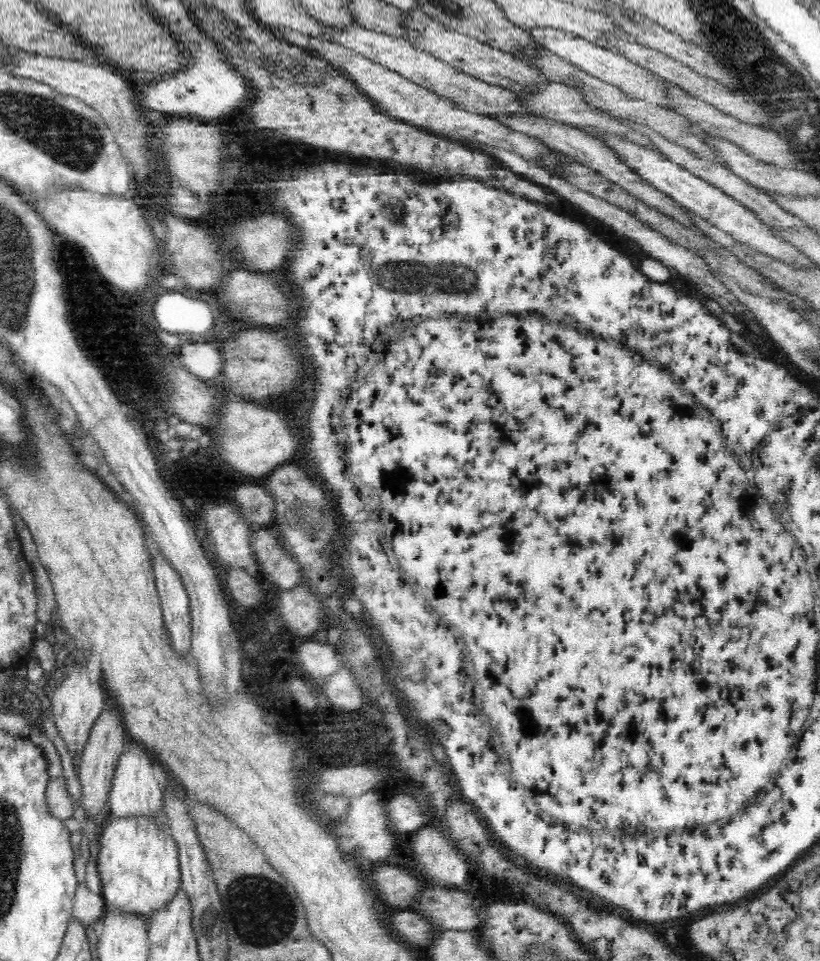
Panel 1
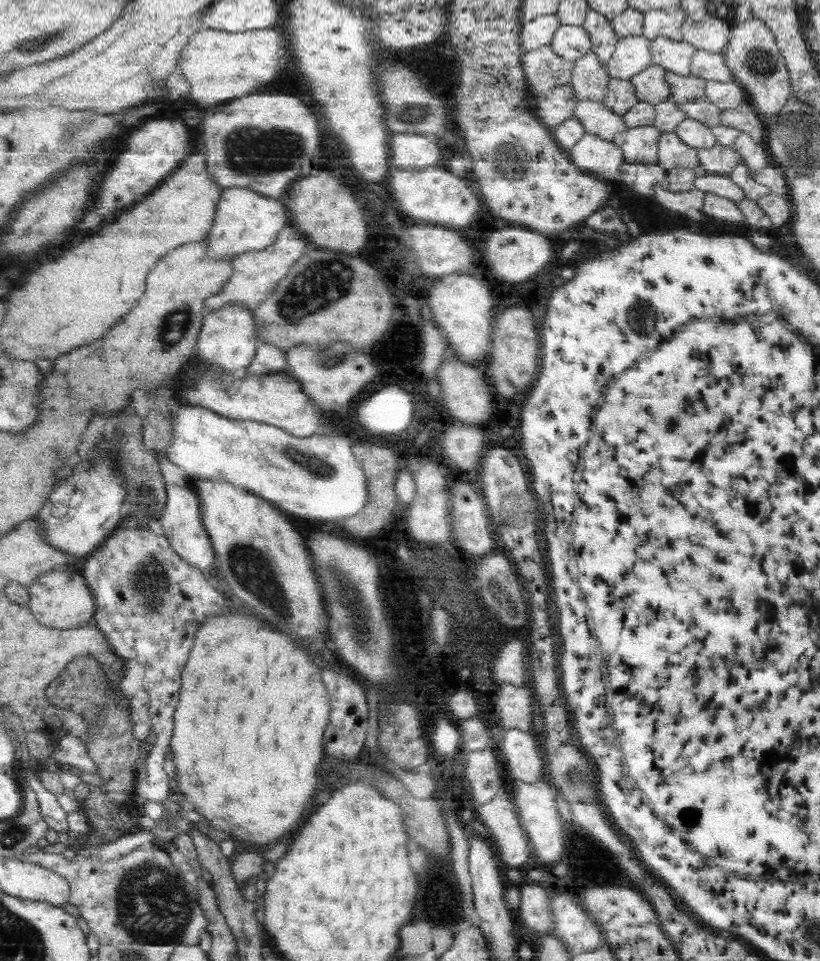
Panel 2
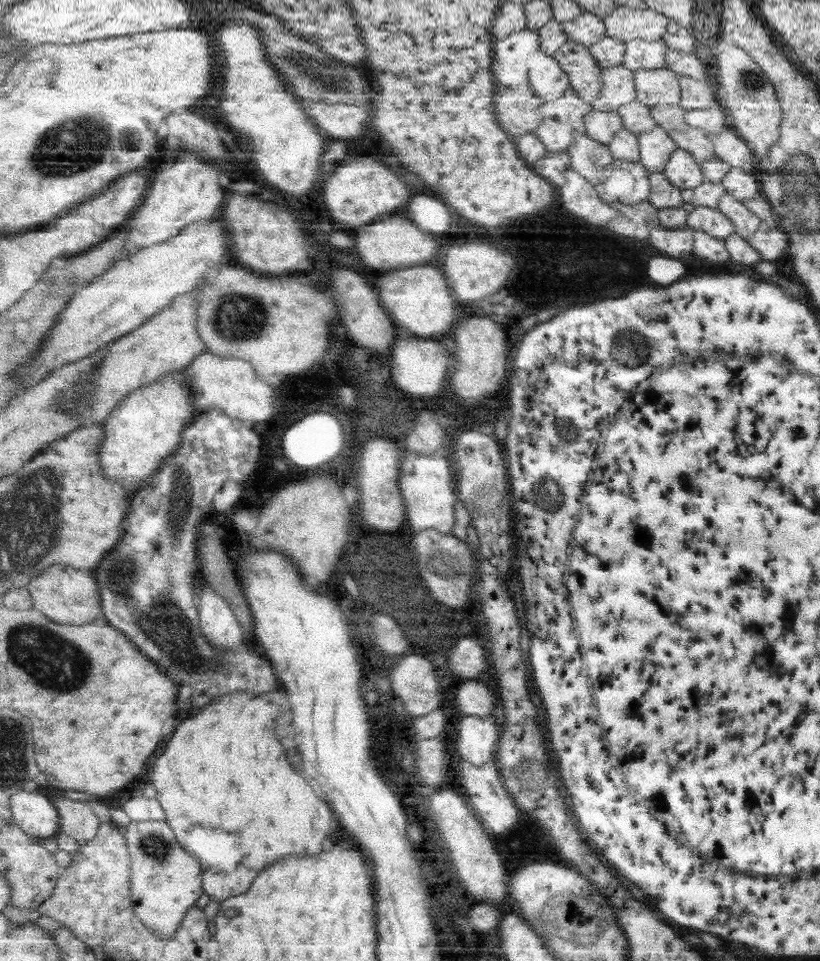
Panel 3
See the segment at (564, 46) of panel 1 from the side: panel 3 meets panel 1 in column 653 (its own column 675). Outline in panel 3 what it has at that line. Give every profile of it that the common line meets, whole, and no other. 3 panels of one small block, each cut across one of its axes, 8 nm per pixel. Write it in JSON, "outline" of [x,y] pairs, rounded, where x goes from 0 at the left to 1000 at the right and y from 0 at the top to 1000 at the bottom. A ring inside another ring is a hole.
{"outline":[[[816,70],[782,72],[774,77],[777,103],[798,111],[807,108],[828,109],[832,102],[829,78]]]}

